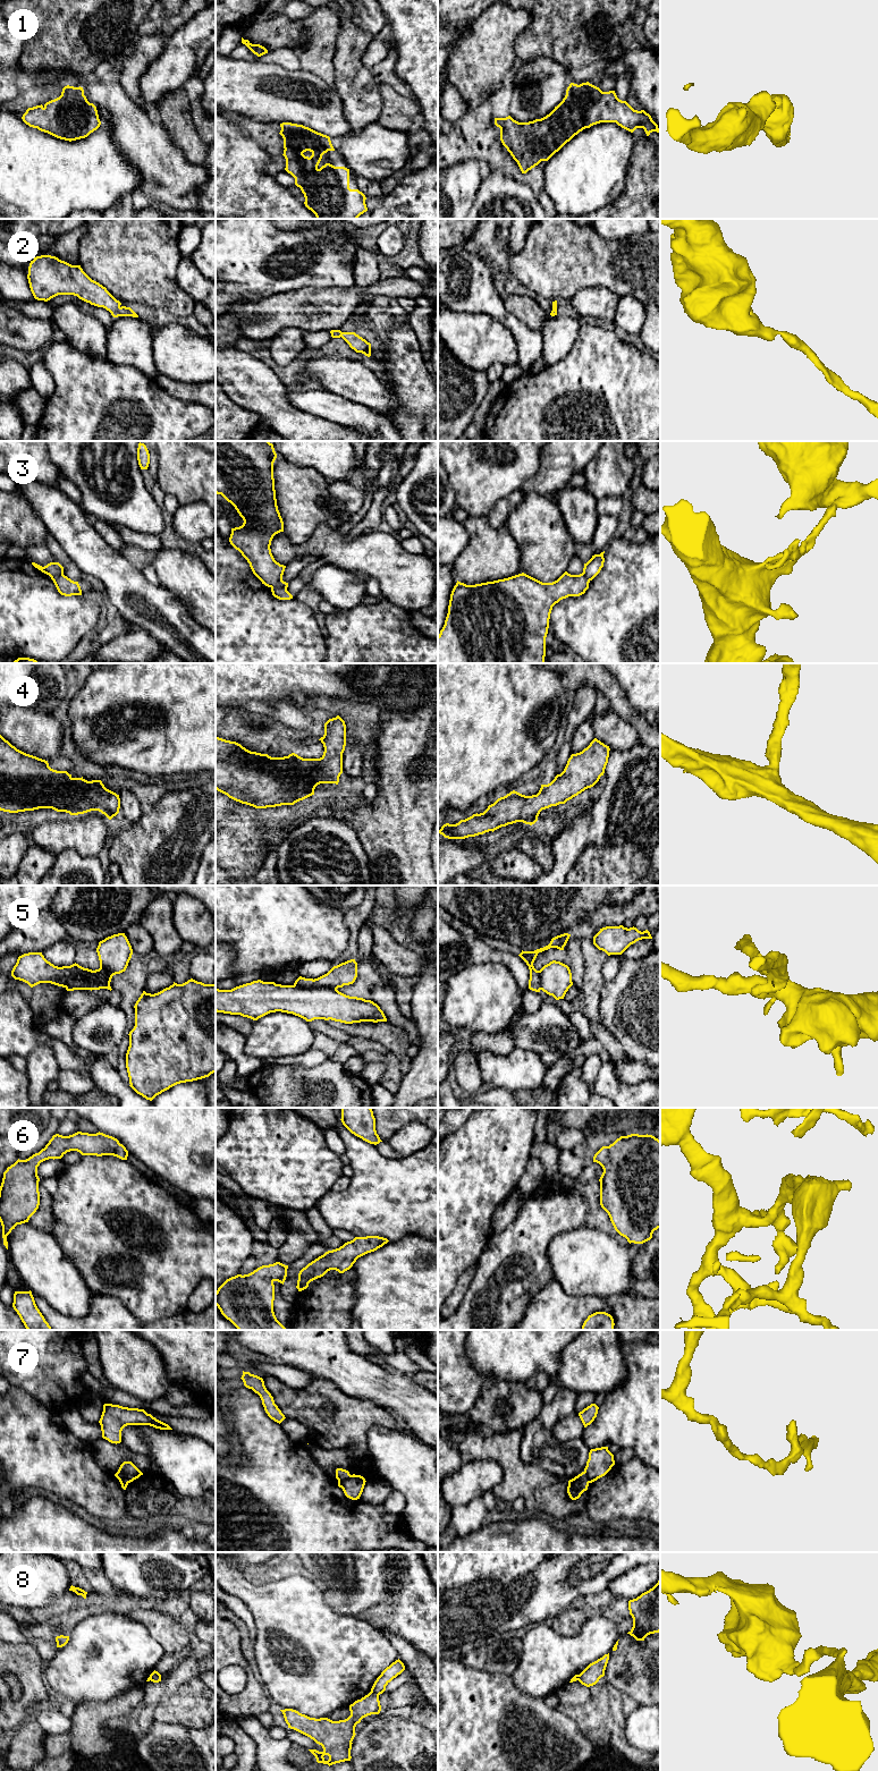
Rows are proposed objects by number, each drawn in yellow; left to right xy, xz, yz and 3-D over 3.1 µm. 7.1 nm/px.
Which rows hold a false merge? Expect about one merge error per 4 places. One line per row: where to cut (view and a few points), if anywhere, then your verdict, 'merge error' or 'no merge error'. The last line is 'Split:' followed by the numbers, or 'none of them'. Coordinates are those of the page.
1: no cut; no merge error
2: no cut; no merge error
3: cut in xz along (271, 586), (281, 586), (286, 590); merge error
4: no cut; no merge error
5: cut in xz along (294, 984), (336, 989); merge error
6: no cut; no merge error
7: cut in xy along (117, 1472), (125, 1477), (127, 1483); merge error
8: cut in xz along (371, 1691), (378, 1695); merge error
Split: 3, 5, 7, 8

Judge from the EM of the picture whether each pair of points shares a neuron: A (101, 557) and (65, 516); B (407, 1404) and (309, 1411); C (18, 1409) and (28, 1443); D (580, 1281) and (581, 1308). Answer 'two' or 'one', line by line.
A: one
B: two
C: one
D: two

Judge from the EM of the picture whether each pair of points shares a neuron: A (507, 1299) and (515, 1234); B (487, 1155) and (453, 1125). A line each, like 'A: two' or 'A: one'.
A: one
B: two

